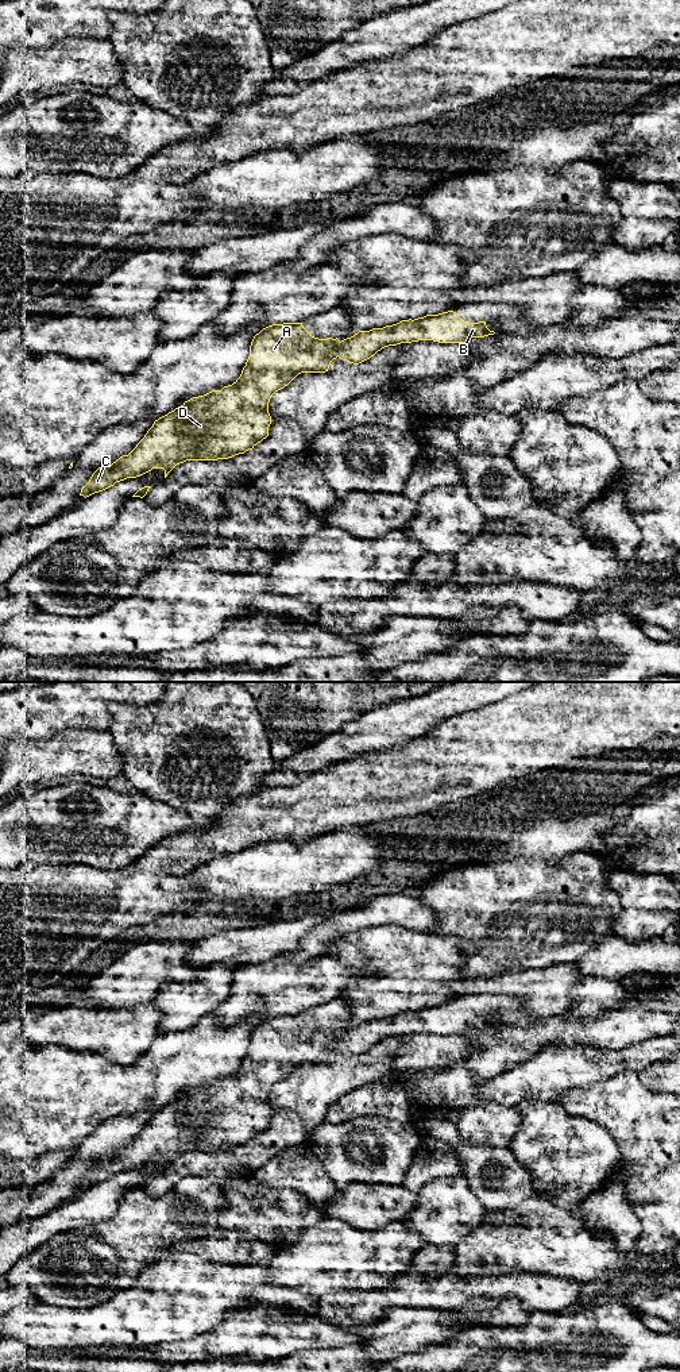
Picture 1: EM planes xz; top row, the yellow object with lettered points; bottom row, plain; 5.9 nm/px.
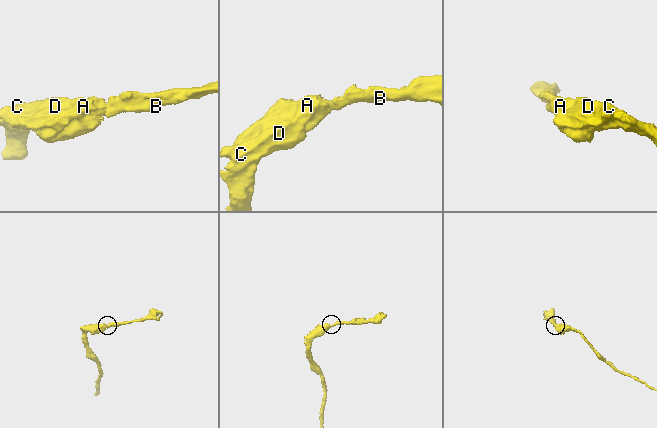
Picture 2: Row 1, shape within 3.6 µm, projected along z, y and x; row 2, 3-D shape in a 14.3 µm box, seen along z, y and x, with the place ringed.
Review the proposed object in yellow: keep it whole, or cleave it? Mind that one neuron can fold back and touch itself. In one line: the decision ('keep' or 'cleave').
keep

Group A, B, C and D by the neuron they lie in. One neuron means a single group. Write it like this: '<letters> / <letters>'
A B C D

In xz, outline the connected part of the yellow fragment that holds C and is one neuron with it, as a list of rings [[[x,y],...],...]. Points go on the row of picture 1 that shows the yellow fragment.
[[[453,311],[426,315],[414,320],[402,320],[383,328],[359,331],[341,342],[337,338],[314,338],[304,328],[302,323],[268,325],[254,336],[246,366],[232,385],[193,397],[155,420],[128,455],[120,456],[112,465],[98,467],[89,482],[82,486],[80,496],[86,498],[113,486],[116,482],[140,477],[152,469],[163,469],[166,478],[177,465],[186,460],[228,459],[252,450],[268,436],[271,424],[268,402],[271,396],[287,386],[301,373],[328,371],[331,362],[337,357],[359,365],[389,346],[418,340],[465,343],[471,338],[484,338],[494,334],[487,328],[486,321],[464,321]]]

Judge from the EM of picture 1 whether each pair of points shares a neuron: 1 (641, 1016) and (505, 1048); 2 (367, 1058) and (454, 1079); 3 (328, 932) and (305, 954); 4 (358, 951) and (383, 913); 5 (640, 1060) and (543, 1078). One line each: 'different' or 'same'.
1: same
2: different
3: same
4: different
5: same

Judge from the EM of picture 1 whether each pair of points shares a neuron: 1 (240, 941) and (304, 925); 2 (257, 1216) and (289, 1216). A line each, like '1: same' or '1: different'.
1: same
2: same

